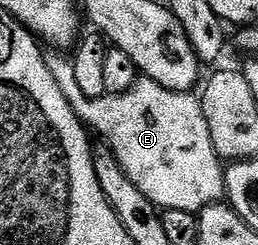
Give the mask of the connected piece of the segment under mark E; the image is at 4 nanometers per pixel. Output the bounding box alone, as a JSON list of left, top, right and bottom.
[48,56,225,212]

